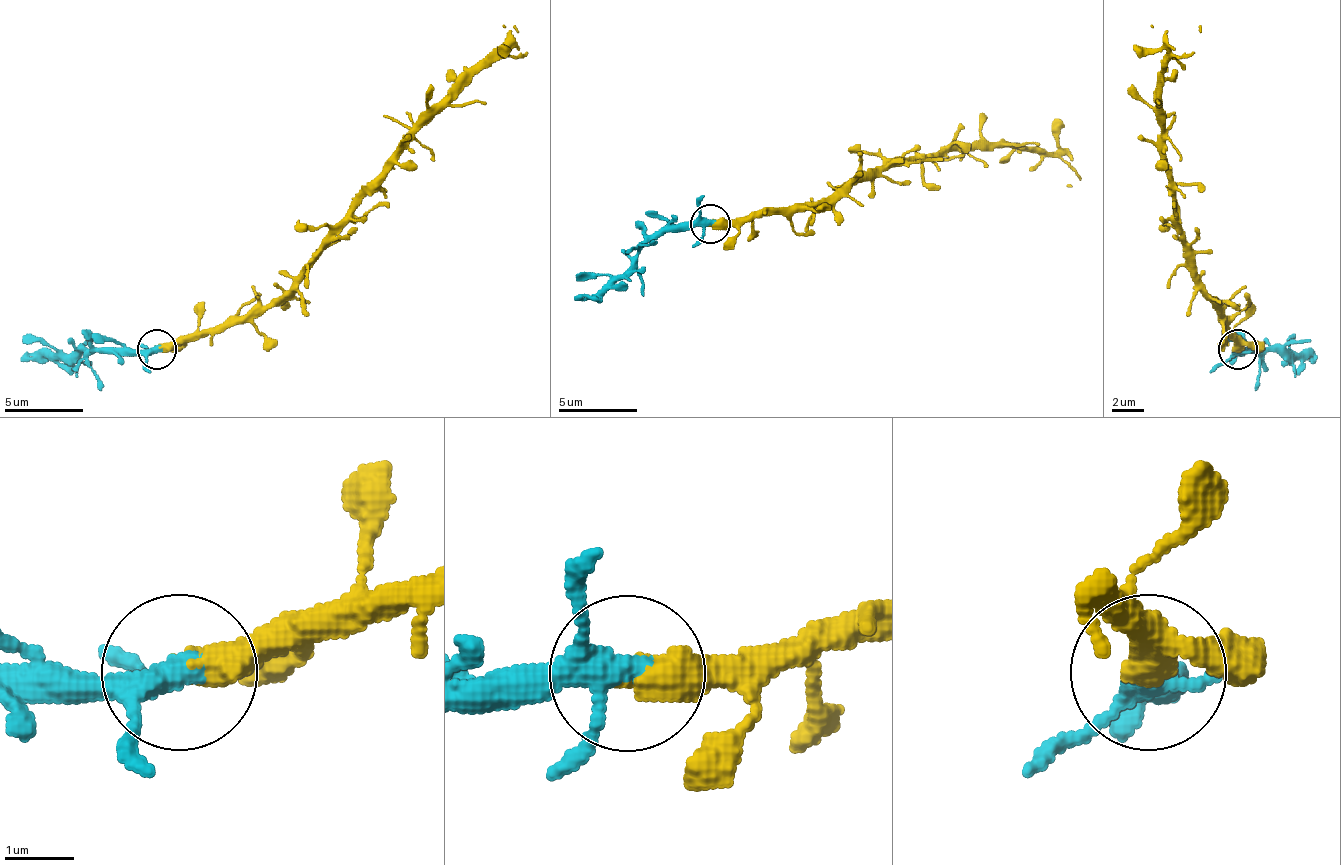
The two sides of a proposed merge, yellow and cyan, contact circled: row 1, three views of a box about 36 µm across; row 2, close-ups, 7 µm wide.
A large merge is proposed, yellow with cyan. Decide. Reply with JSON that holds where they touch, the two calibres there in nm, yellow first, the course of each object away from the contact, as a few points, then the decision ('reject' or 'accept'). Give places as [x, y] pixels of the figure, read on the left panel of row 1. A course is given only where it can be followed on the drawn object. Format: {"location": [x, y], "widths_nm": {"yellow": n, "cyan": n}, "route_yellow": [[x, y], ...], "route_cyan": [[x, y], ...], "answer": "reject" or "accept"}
{"location": [156, 349], "widths_nm": {"yellow": 500, "cyan": 280}, "route_yellow": [[157, 348], [260, 317], [291, 285], [394, 155], [480, 73], [508, 57], [523, 53], [512, 26]], "route_cyan": [[157, 348], [110, 348], [20, 360]], "answer": "accept"}

